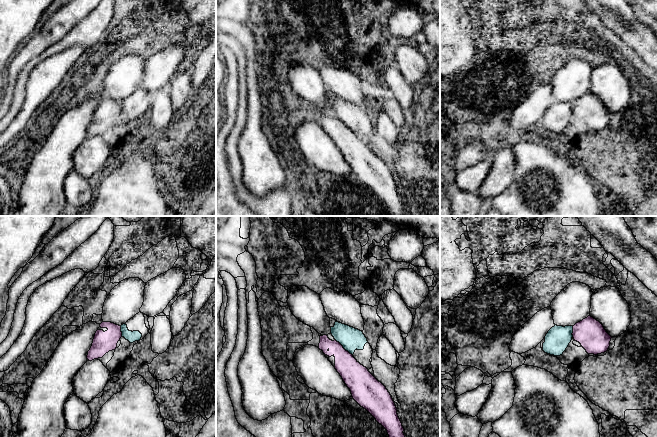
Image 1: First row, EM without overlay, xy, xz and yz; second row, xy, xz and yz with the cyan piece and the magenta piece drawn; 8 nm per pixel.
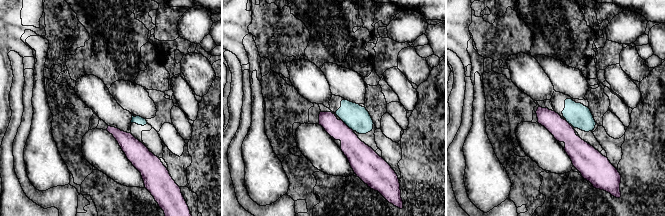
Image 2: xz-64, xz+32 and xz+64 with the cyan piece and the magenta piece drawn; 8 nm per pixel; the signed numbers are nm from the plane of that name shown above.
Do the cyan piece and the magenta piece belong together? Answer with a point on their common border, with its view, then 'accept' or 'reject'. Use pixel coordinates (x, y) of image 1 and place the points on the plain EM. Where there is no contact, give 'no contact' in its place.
xz (344, 124) | accept

